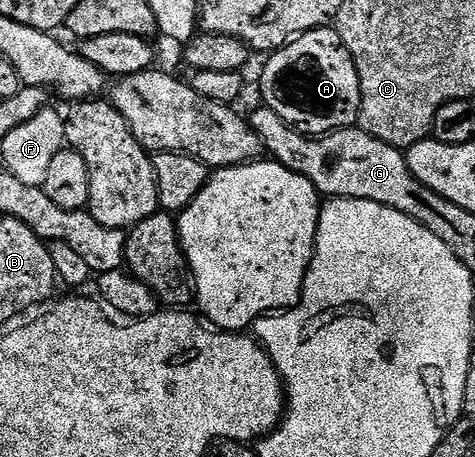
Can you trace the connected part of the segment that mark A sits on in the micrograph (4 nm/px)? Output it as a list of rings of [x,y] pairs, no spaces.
[[[336,28],[312,29],[293,38],[288,45],[268,54],[265,70],[261,73],[261,97],[264,108],[275,111],[283,123],[298,129],[306,137],[323,137],[336,129],[352,129],[361,116],[361,88],[359,71],[338,35]]]

